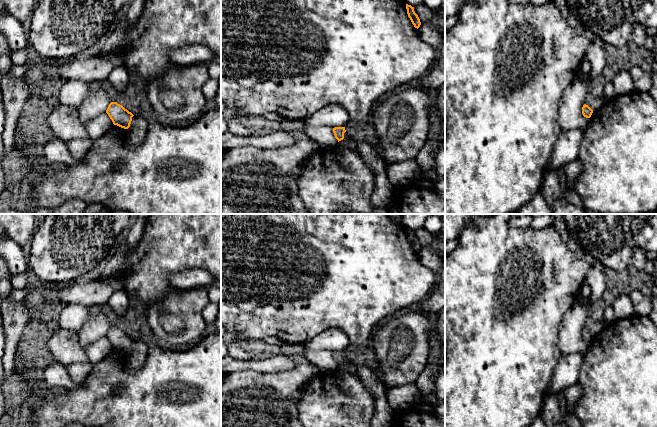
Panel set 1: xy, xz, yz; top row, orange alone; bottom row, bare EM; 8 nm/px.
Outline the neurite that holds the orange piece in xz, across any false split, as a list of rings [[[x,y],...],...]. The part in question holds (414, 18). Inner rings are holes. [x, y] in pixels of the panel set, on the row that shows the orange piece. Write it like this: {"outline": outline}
{"outline": [[[406,4],[407,14],[415,28],[419,28],[421,25],[418,15],[414,11],[414,7]]]}

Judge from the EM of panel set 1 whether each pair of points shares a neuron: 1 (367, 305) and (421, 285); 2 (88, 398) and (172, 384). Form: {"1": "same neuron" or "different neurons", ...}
{"1": "same neuron", "2": "same neuron"}

